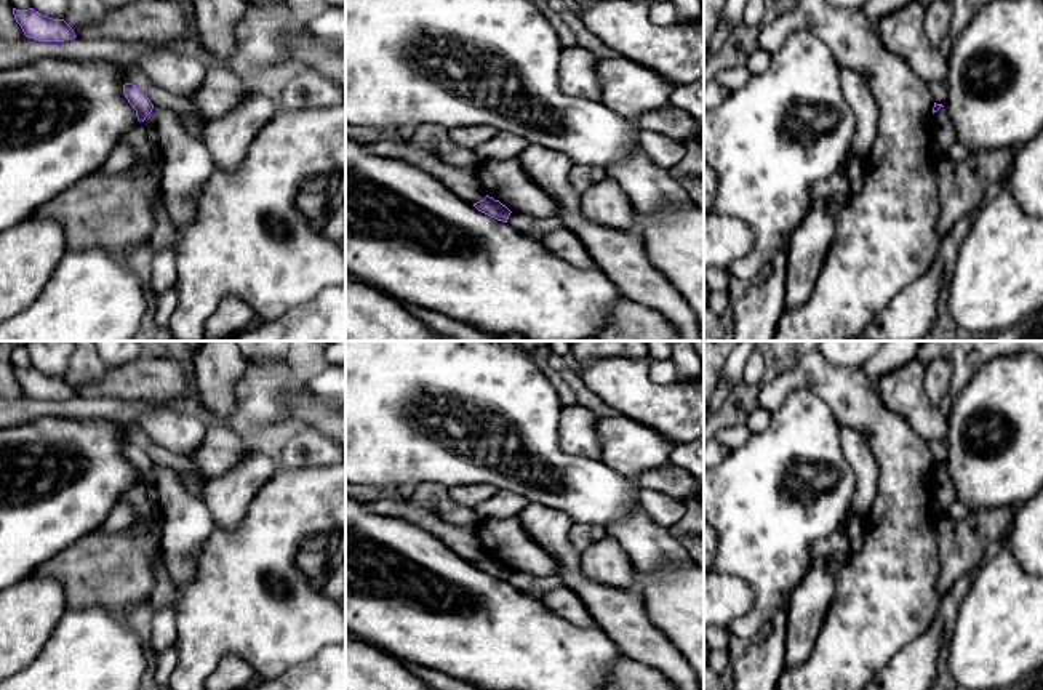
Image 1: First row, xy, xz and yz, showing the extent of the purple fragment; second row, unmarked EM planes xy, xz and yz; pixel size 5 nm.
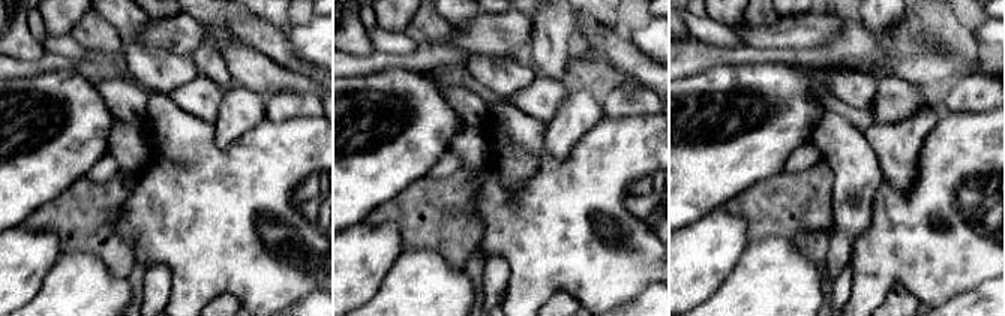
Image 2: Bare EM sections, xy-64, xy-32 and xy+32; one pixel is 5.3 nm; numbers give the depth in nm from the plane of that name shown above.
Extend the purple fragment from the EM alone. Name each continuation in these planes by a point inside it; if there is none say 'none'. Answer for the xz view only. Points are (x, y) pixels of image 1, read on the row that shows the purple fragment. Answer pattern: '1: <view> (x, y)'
none

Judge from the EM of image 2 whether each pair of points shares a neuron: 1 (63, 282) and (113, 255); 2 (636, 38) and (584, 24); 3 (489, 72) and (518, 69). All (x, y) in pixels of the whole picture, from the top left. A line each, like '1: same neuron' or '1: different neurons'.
1: different neurons
2: different neurons
3: same neuron

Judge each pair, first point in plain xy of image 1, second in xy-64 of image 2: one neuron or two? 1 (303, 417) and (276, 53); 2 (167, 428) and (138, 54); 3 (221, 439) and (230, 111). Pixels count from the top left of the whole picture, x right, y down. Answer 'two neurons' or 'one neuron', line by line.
1: one neuron
2: one neuron
3: two neurons

